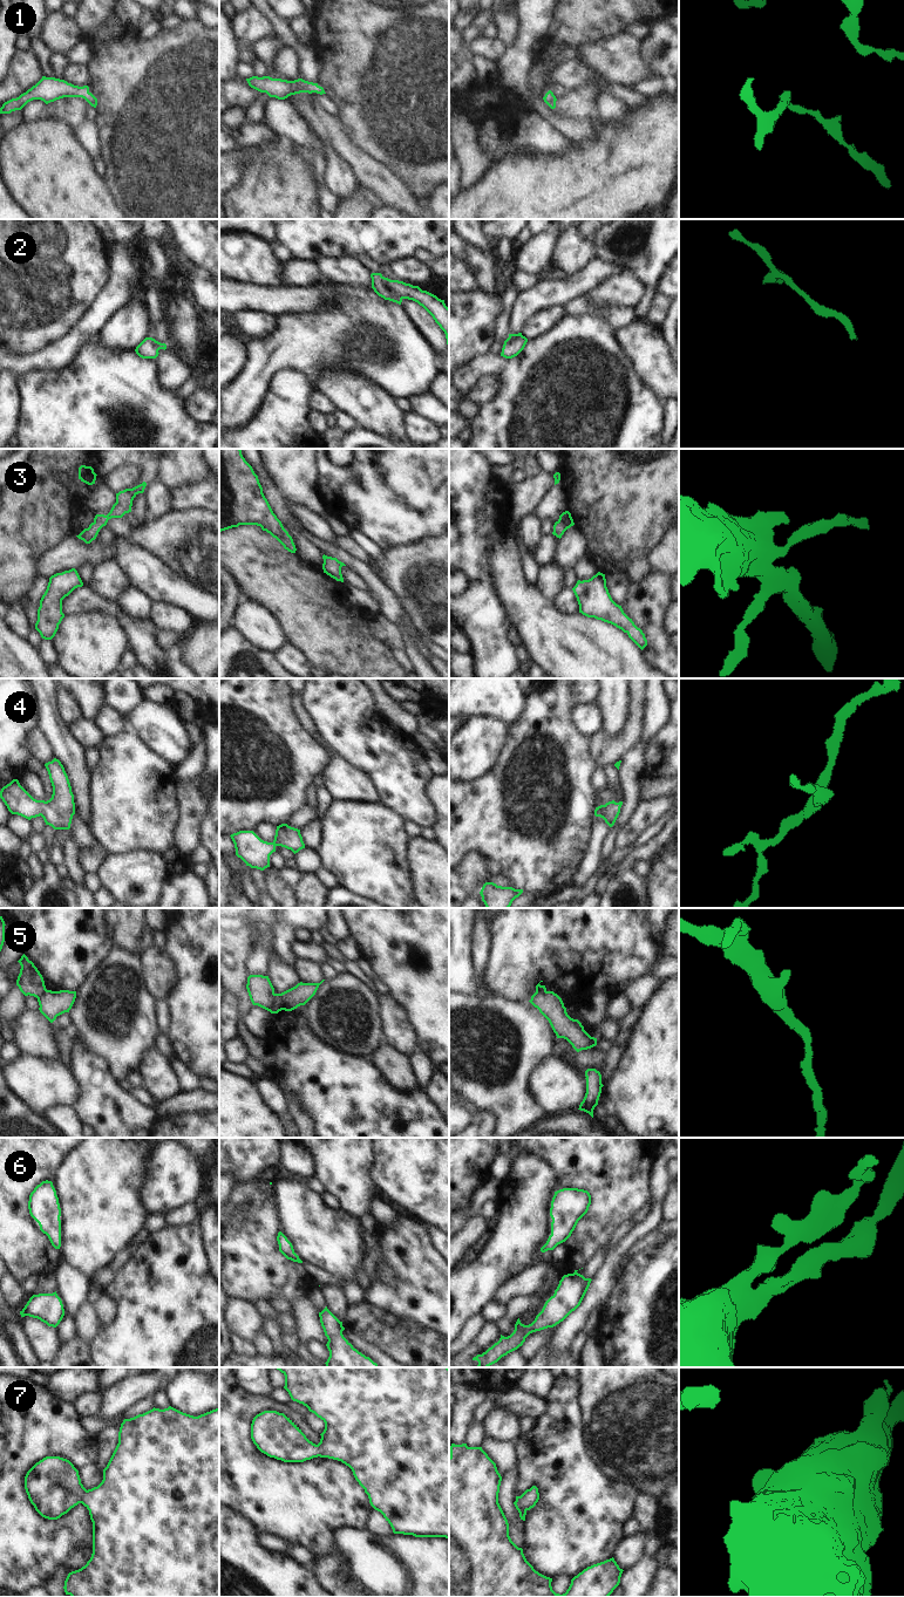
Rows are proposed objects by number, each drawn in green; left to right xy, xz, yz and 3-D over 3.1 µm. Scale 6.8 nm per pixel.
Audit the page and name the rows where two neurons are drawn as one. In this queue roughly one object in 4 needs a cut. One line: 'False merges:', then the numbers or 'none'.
False merges: 5

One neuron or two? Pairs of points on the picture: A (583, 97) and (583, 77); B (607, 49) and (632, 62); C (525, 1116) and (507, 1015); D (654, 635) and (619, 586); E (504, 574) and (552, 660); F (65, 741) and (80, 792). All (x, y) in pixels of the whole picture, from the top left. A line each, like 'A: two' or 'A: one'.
A: two
B: one
C: one
D: two
E: one
F: one

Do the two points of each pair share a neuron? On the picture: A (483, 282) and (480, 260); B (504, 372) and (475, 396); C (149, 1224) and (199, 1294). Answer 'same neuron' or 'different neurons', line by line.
A: same neuron
B: different neurons
C: different neurons

